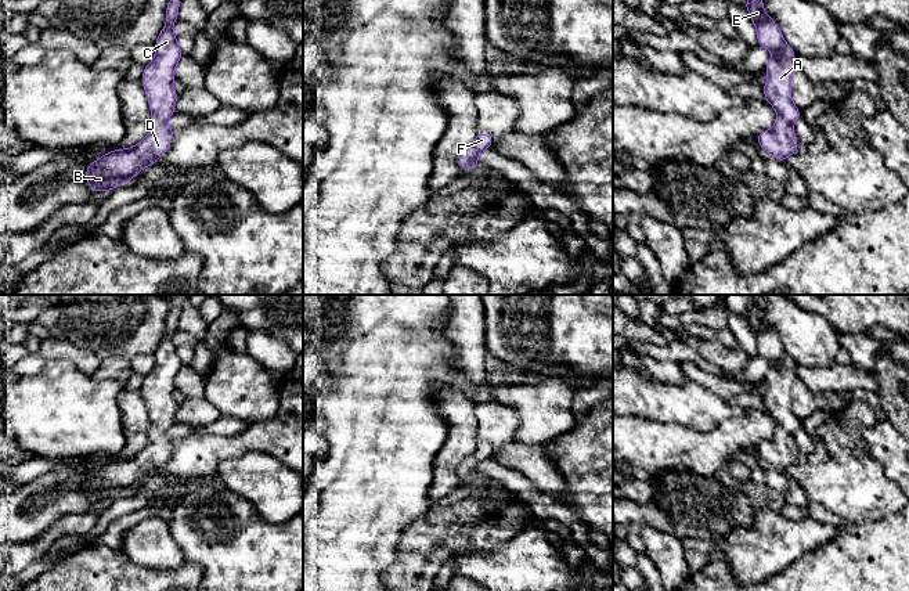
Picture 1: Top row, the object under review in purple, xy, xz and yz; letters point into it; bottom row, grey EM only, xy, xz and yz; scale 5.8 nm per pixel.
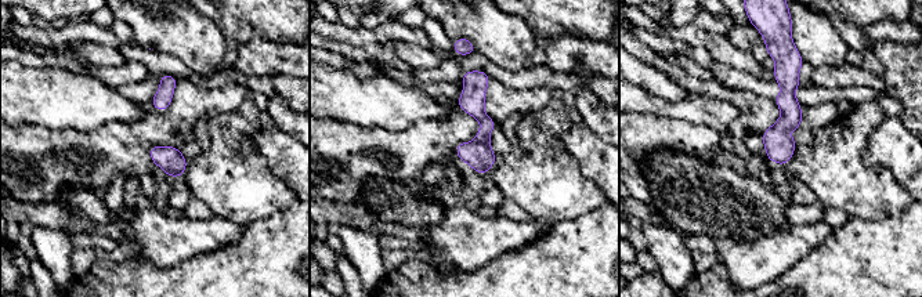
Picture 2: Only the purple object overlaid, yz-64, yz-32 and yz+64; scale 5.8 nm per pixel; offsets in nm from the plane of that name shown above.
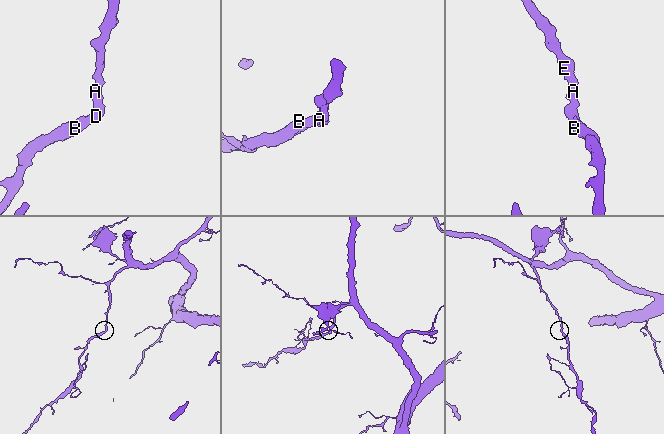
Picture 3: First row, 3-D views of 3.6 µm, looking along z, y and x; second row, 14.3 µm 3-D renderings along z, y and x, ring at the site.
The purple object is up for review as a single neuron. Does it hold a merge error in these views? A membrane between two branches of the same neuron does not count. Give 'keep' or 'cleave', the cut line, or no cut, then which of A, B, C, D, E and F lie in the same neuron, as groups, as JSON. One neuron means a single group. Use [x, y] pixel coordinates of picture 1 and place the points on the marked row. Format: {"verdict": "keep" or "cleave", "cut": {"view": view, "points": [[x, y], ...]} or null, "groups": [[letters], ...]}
{"verdict": "keep", "cut": null, "groups": [["A", "B", "C", "D", "E", "F"]]}

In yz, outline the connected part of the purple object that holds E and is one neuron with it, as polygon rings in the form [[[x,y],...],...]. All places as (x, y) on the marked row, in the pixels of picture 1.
[[[747,0],[744,8],[757,29],[758,46],[775,53],[765,64],[768,80],[762,86],[764,96],[778,112],[778,119],[771,130],[757,134],[757,141],[765,152],[779,162],[796,154],[798,141],[793,123],[801,118],[801,111],[791,101],[791,76],[796,69],[796,51],[789,46],[776,22],[764,11],[764,0]]]

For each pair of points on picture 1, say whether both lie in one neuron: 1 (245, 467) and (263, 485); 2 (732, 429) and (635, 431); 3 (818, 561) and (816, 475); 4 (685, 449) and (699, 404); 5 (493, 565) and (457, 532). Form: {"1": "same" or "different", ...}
{"1": "same", "2": "same", "3": "different", "4": "different", "5": "different"}

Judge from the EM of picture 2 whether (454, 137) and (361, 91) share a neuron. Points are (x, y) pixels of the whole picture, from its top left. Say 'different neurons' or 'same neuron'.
different neurons

